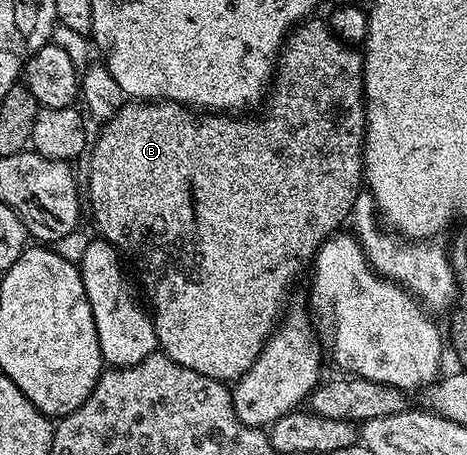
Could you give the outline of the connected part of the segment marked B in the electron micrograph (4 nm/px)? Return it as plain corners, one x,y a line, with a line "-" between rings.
309,16
295,26
291,34
284,39
284,45
280,48
280,57
276,59
276,72
274,81
270,86
270,93
266,98
266,105
259,111
261,112
257,118
244,118
248,116
237,116
232,112
197,112
187,106
178,104
177,102
146,102
143,100
128,100
125,101
123,108
108,119
100,127
100,134
90,146
90,153
88,158
88,190
86,186
86,198
92,201
92,218
100,225
98,227
98,234
101,238
104,237
109,247
120,251
121,255
132,257
134,265
140,269
140,278
144,281
143,293
148,293
147,301
150,303
150,310
152,313
152,323
154,324
154,332
156,333
157,347
170,360
174,360
178,364
182,364
184,368
190,368
194,372
202,372
202,376
210,376
216,378
219,382
225,384
231,383
233,380
239,380
245,372
255,362
255,358
259,356
260,350
263,348
265,342
272,335
273,330
276,329
278,323
281,321
282,313
280,309
284,306
284,301
288,298
288,289
292,286
292,281
296,278
296,273
300,270
300,265
303,264
304,258
311,259
316,251
320,249
321,244
328,238
333,237
341,229
340,226
349,221
352,217
352,209
354,208
354,200
362,192
362,183
364,182
364,125
366,124
366,116
364,115
364,56
363,53
355,46
349,46
348,43
341,41
335,34
332,33
331,26
323,17

